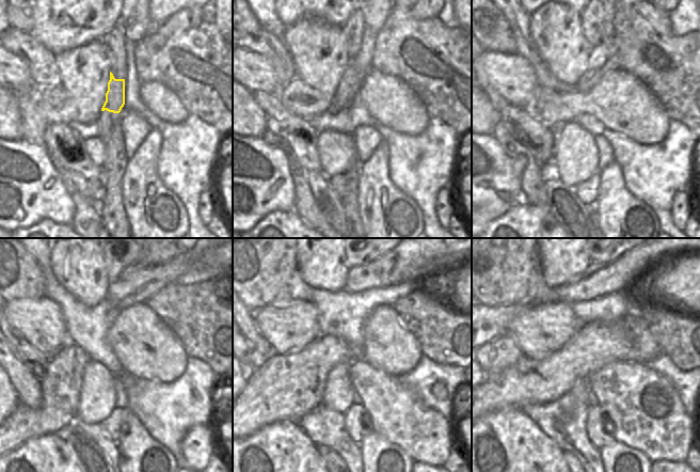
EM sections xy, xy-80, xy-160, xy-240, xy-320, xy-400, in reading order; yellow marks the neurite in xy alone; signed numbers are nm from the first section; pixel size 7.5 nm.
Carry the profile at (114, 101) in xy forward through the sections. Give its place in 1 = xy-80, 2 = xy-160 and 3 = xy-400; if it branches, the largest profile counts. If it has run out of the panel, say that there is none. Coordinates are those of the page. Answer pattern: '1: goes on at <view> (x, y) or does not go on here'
1: goes on at xy-80 (359, 66)
2: goes on at xy-160 (604, 58)
3: goes on at xy-400 (629, 270)

